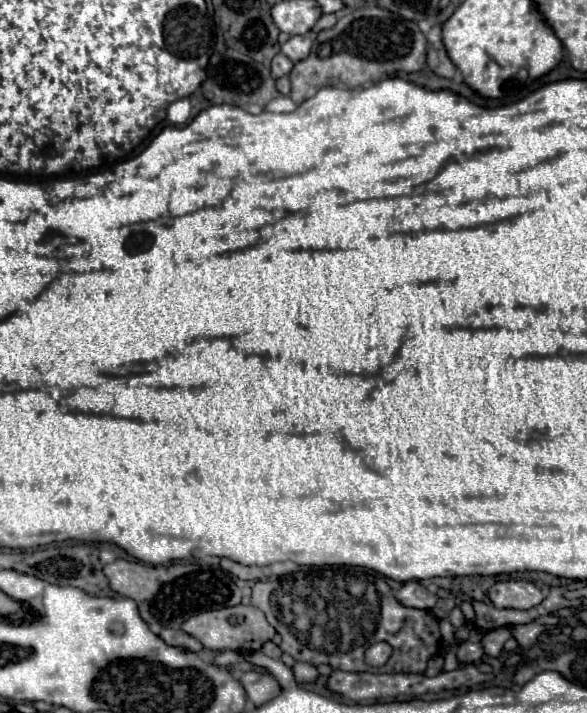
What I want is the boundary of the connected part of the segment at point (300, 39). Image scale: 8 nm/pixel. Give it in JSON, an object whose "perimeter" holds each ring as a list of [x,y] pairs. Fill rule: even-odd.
{"perimeter":[[[306,32],[304,36],[292,36],[286,44],[282,44],[282,54],[286,54],[292,62],[300,62],[310,54],[312,48],[312,40],[314,40],[314,32]]]}

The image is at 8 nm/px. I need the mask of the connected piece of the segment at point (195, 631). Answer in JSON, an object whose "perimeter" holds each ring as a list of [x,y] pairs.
{"perimeter":[[[238,604],[232,608],[220,608],[216,612],[196,614],[182,624],[182,630],[198,638],[210,650],[258,650],[262,648],[264,642],[272,640],[276,634],[258,608],[244,606],[244,604]]]}

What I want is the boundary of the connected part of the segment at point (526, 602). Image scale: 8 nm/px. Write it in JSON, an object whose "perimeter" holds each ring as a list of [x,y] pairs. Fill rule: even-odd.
{"perimeter":[[[526,580],[496,582],[490,588],[488,596],[496,608],[518,608],[518,610],[534,608],[544,600],[542,592],[532,582]]]}

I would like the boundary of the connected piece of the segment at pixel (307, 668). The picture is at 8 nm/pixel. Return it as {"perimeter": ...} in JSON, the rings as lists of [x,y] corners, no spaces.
{"perimeter":[[[296,662],[296,664],[292,666],[292,670],[294,670],[294,676],[296,676],[296,680],[298,680],[300,684],[312,682],[312,680],[316,680],[316,676],[318,676],[316,668],[314,668],[312,664],[308,664],[308,662]]]}

